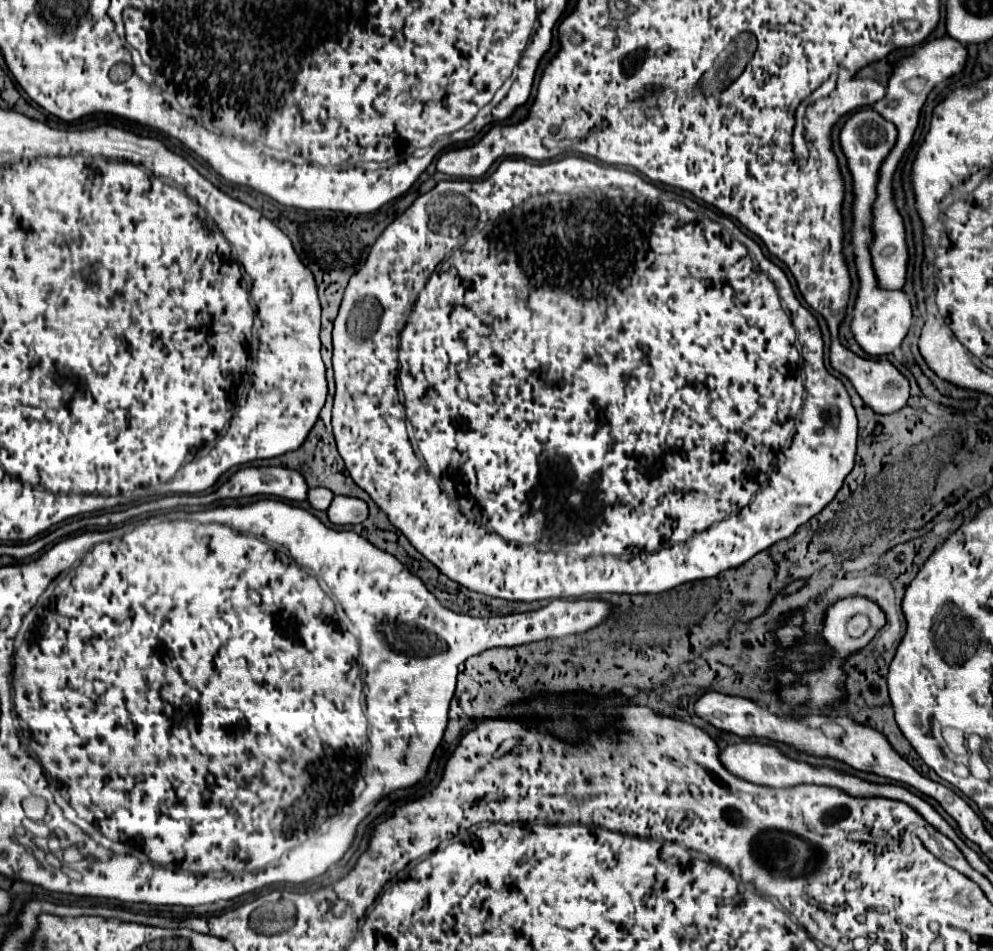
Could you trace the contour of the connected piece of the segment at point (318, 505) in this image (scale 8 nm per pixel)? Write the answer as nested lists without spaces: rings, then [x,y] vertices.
[[[316,487],[316,489],[308,491],[308,501],[310,501],[310,505],[314,509],[326,511],[330,507],[332,499],[334,499],[334,493],[330,489],[326,489],[326,487]]]

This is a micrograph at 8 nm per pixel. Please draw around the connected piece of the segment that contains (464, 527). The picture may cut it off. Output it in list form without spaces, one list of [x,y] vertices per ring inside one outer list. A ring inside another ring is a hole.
[[[522,157],[506,158],[498,169],[478,181],[440,181],[434,189],[420,195],[402,215],[398,215],[386,231],[376,239],[364,267],[350,277],[346,287],[340,313],[334,321],[332,331],[333,355],[332,365],[336,379],[336,395],[332,409],[332,431],[336,437],[338,453],[342,455],[346,469],[354,483],[362,487],[374,503],[388,515],[390,523],[400,529],[408,541],[430,561],[434,563],[446,577],[452,581],[490,597],[500,597],[508,601],[540,601],[540,599],[578,599],[584,595],[600,595],[600,593],[662,593],[674,589],[682,583],[714,577],[720,571],[730,567],[738,567],[746,563],[756,553],[768,549],[780,539],[790,537],[802,523],[820,513],[838,493],[846,475],[854,467],[858,439],[858,419],[854,415],[854,407],[850,403],[850,395],[844,383],[834,377],[824,365],[824,341],[814,315],[800,305],[796,295],[792,293],[792,285],[786,273],[774,265],[760,251],[758,243],[744,235],[728,217],[720,217],[714,209],[690,209],[686,203],[678,199],[668,199],[664,191],[656,189],[642,177],[614,169],[608,165],[600,165],[588,161],[584,157],[564,157],[557,161],[545,163],[535,162]],[[430,227],[458,227],[458,237],[440,235]],[[398,381],[404,393],[404,403],[398,395]],[[406,419],[414,427],[414,437],[418,443],[418,453],[414,453],[412,443],[406,433]]]

